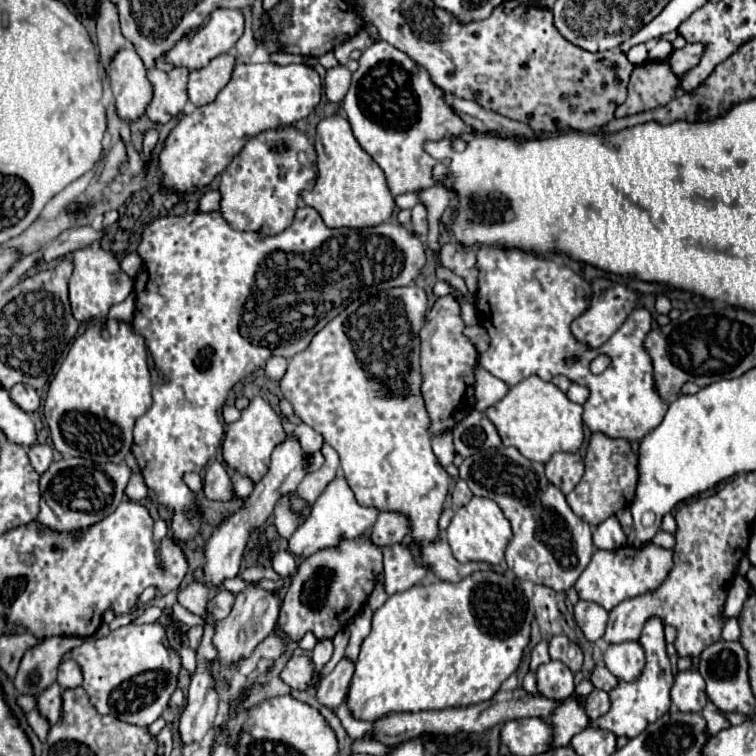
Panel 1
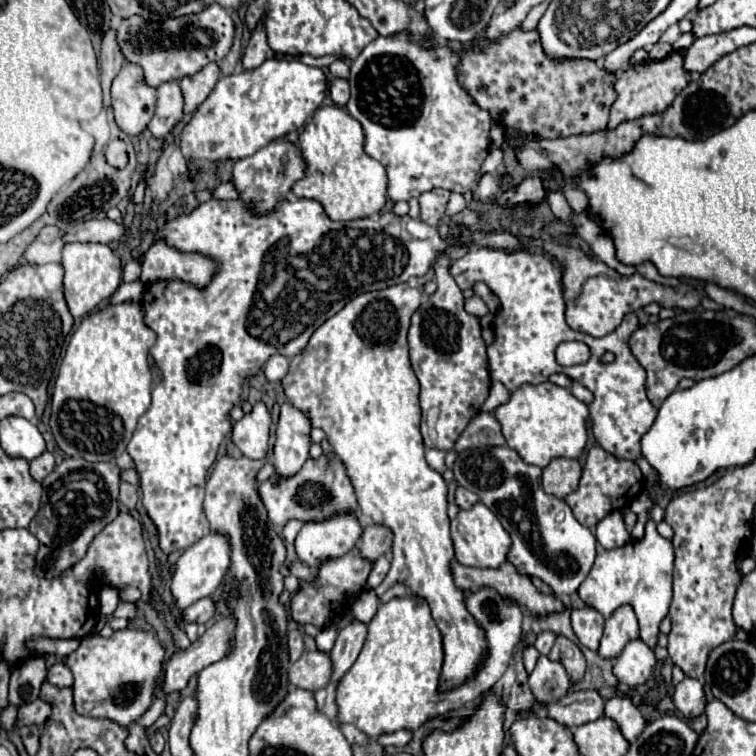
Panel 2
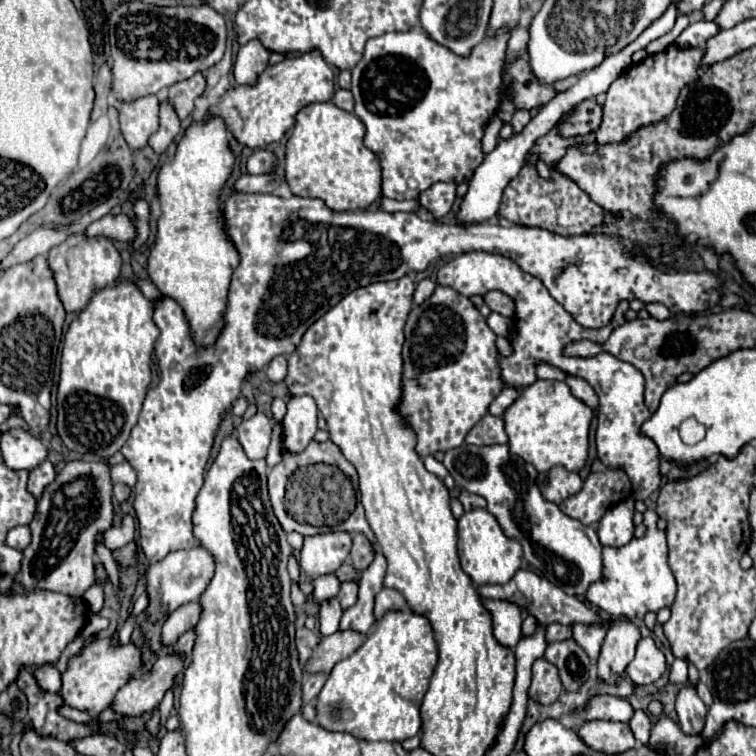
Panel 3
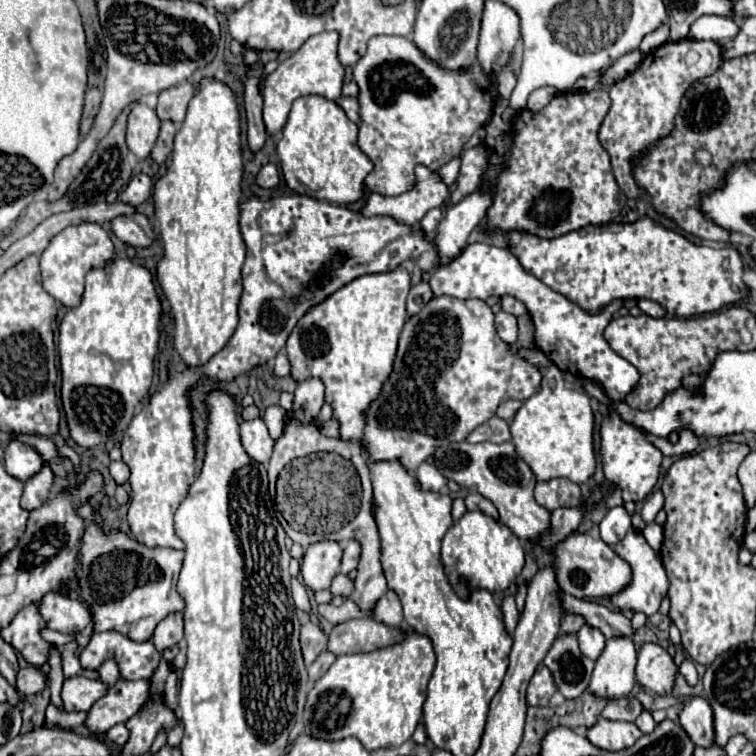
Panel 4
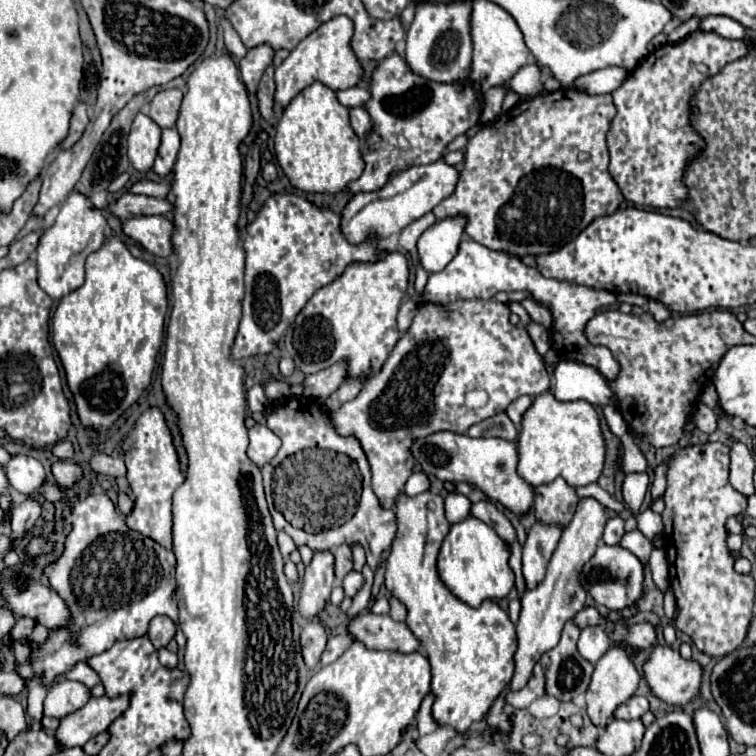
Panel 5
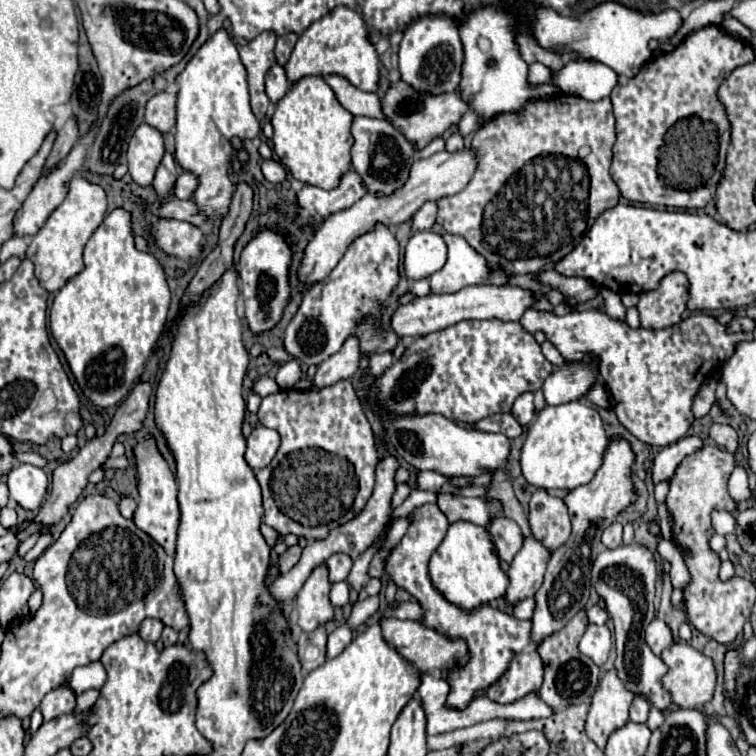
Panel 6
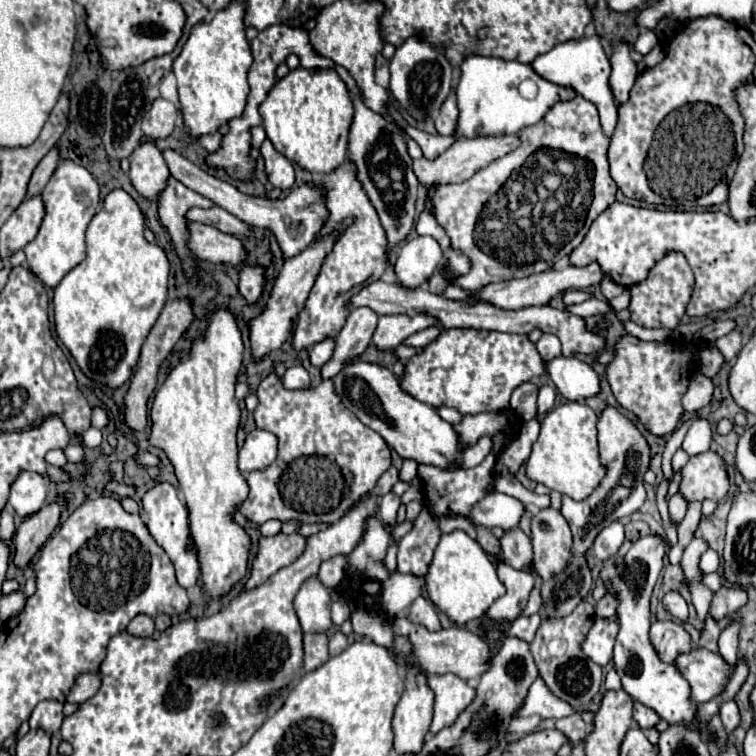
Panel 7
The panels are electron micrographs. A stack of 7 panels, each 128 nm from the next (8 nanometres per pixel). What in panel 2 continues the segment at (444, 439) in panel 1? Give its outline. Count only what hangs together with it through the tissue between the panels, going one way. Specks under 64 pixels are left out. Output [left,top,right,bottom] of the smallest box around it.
[426,448,446,474]

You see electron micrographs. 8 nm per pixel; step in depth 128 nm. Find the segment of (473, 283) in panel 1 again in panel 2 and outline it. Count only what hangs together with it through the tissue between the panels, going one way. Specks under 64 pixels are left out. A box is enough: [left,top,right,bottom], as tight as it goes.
[446,194,500,314]

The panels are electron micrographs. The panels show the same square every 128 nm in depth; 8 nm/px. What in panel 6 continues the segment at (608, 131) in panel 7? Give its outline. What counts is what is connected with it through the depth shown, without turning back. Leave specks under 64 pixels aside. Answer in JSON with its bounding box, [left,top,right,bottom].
[528,58,618,102]

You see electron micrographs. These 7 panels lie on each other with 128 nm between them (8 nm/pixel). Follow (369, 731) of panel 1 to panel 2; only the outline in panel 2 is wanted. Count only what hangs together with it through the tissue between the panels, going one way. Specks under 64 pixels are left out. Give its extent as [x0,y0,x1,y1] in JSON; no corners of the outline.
[378,730,412,748]

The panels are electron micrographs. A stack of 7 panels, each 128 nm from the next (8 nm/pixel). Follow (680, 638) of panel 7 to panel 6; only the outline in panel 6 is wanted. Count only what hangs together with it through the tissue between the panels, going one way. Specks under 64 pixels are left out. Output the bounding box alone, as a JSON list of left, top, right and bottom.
[646,618,674,656]

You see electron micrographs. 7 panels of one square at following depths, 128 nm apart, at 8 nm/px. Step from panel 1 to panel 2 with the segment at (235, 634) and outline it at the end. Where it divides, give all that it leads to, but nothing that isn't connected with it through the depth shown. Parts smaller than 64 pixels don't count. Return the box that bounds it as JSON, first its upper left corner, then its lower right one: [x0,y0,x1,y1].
[164,618,228,694]

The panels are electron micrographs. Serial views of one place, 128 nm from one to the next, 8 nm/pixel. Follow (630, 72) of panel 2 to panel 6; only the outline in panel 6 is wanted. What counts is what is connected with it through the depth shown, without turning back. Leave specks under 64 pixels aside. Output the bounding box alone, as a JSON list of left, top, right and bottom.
[610,24,754,208]

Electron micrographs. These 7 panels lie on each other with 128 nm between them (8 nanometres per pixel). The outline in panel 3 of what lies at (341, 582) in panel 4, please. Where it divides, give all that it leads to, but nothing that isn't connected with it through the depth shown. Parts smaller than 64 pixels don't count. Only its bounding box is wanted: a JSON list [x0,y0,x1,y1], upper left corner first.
[314,574,340,600]

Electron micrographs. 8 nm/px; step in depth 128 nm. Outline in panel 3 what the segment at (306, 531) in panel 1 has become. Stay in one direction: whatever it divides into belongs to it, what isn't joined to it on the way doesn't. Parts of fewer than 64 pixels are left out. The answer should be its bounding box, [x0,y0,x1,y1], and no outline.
[300,532,352,580]

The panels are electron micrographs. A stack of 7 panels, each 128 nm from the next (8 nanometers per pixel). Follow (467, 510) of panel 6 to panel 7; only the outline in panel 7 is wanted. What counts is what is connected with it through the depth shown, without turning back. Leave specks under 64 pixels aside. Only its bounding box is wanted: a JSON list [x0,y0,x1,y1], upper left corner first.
[468,492,526,530]

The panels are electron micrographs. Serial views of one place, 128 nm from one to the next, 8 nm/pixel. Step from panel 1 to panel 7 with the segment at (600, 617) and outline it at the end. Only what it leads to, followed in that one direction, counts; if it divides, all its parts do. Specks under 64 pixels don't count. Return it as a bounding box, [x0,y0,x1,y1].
[582,618,618,666]

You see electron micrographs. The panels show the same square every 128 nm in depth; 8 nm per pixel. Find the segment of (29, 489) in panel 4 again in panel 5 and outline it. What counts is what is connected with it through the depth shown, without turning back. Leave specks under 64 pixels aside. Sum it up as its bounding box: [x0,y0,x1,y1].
[10,498,40,540]

